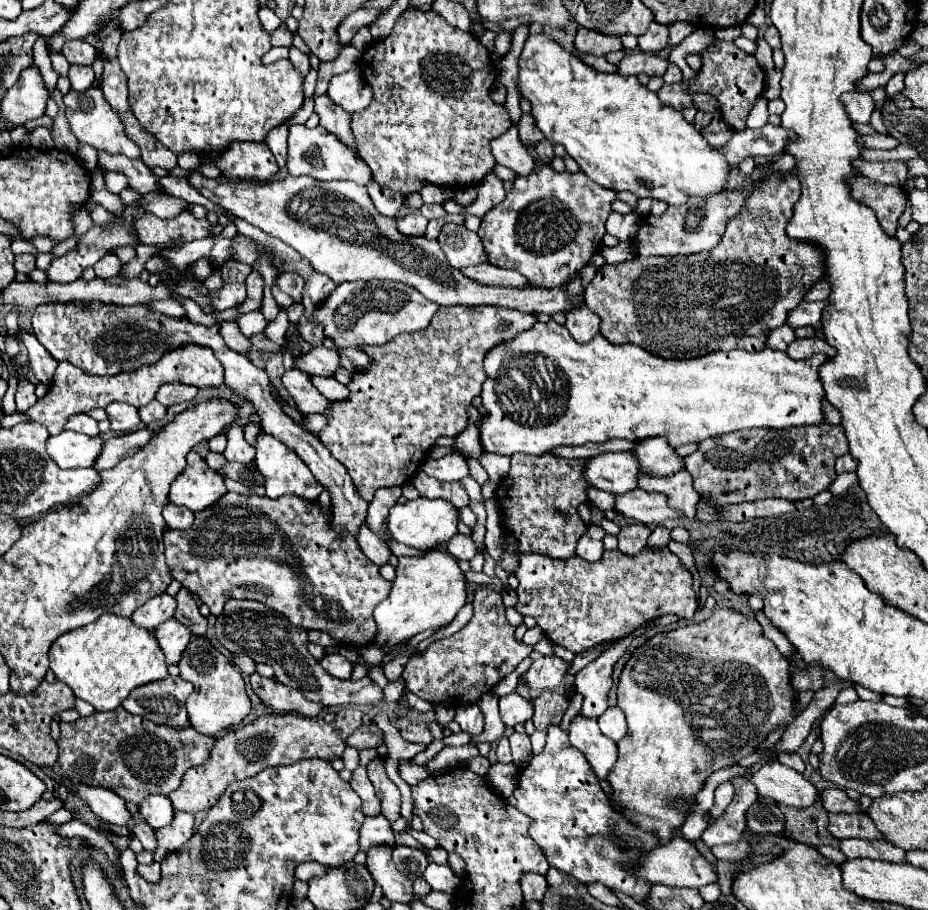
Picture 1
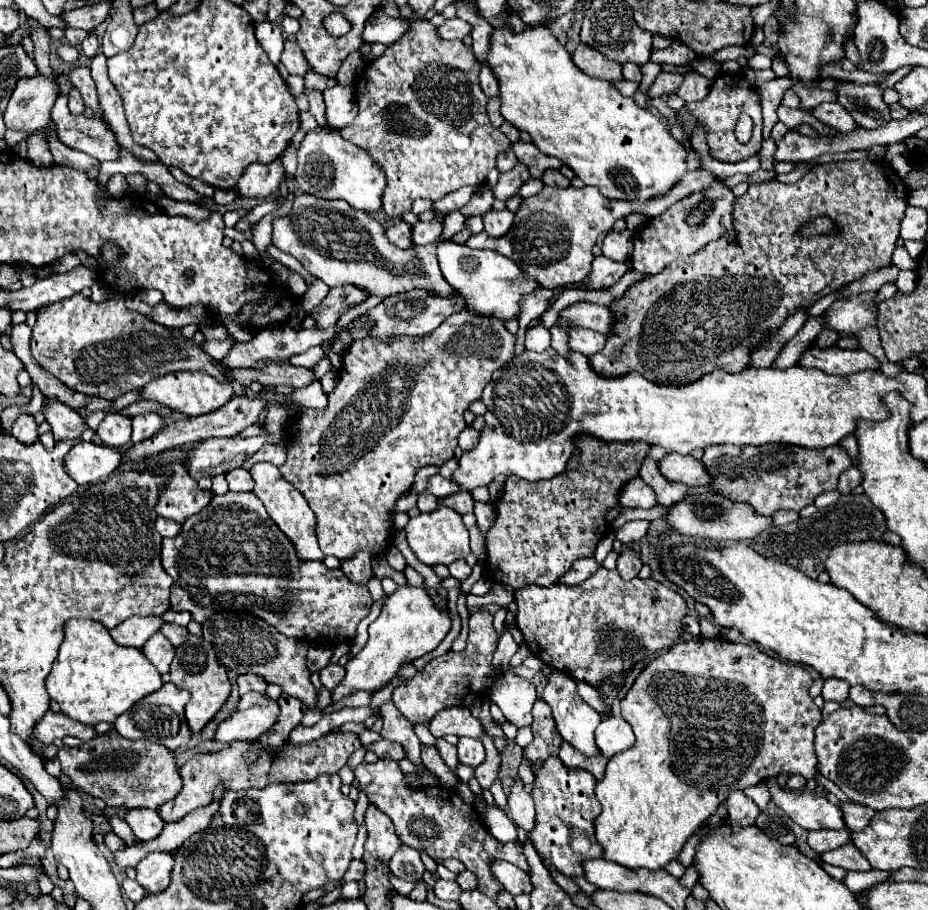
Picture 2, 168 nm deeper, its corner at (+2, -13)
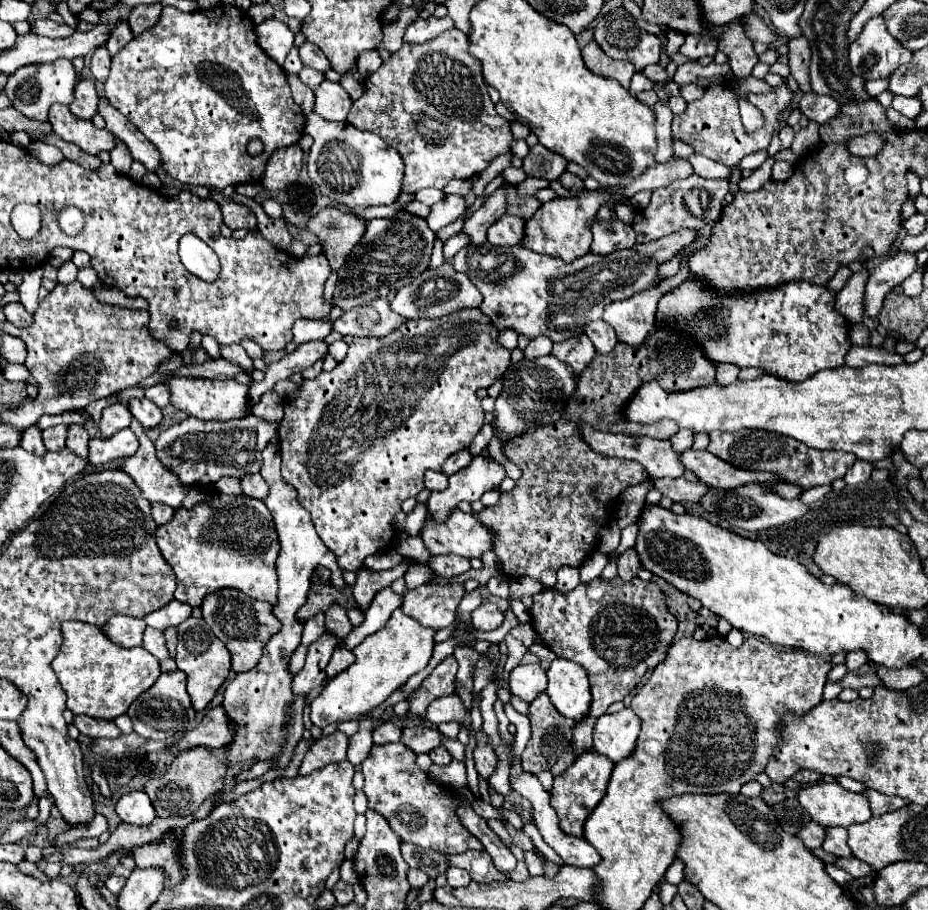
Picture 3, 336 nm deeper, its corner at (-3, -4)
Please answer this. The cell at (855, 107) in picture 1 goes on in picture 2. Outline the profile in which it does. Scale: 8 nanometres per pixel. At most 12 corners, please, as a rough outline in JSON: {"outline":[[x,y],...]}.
{"outline":[[823,102],[813,116],[839,132],[857,128],[853,116],[837,102]]}

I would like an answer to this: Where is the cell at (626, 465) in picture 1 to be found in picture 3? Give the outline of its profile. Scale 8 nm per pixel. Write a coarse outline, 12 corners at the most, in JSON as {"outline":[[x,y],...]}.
{"outline":[[654,479],[672,501],[696,503],[710,491],[702,481]]}

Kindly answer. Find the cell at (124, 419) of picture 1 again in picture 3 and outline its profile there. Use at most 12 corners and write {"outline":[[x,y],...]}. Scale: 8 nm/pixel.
{"outline":[[110,405],[102,411],[98,429],[112,437],[128,427],[132,413],[126,405]]}

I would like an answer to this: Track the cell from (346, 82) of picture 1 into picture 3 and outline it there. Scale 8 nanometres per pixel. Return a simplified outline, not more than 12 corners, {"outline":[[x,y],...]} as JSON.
{"outline":[[324,79],[314,91],[314,113],[346,121],[352,99]]}

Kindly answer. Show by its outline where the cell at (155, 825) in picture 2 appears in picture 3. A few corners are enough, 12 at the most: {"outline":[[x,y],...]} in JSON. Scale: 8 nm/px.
{"outline":[[144,791],[124,793],[116,813],[124,823],[148,825],[156,811]]}

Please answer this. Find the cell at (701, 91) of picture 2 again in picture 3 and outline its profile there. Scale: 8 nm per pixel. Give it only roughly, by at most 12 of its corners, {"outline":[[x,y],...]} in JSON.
{"outline":[[682,85],[680,95],[686,103],[702,97],[704,87]]}

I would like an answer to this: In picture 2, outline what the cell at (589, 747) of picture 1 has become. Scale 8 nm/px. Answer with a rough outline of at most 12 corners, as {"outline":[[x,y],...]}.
{"outline":[[555,672],[543,690],[557,730],[585,756],[599,756],[597,710],[569,674]]}

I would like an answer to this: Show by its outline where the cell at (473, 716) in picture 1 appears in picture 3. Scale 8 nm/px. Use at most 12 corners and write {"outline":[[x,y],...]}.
{"outline":[[474,749],[478,775],[488,779],[498,765],[494,749]]}

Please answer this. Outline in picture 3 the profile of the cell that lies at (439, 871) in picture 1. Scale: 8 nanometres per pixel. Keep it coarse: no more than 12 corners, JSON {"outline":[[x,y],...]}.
{"outline":[[450,867],[450,887],[466,887],[472,881],[468,871]]}

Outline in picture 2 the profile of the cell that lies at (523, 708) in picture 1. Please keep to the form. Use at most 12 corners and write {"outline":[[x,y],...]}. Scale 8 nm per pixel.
{"outline":[[511,672],[493,682],[489,698],[517,728],[531,726],[533,684]]}

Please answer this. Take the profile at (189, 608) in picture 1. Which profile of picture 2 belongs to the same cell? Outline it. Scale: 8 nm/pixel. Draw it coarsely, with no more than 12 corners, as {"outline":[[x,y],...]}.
{"outline":[[165,624],[161,632],[181,646],[189,638],[189,630],[177,624]]}

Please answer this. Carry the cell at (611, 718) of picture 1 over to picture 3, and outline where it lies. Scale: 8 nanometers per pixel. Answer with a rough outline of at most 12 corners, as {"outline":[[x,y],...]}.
{"outline":[[606,713],[594,727],[594,749],[614,763],[634,753],[640,717]]}

